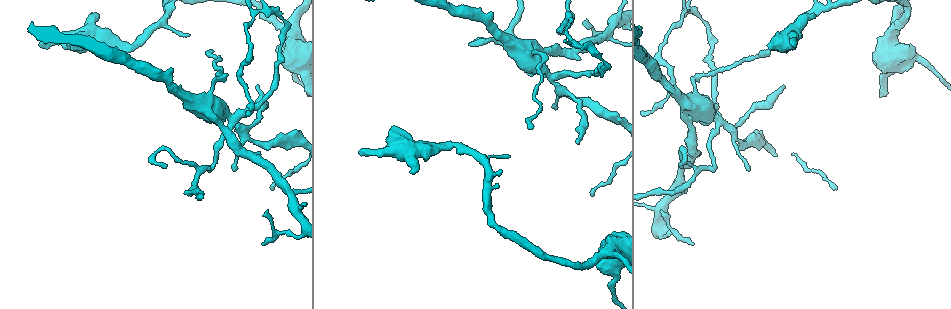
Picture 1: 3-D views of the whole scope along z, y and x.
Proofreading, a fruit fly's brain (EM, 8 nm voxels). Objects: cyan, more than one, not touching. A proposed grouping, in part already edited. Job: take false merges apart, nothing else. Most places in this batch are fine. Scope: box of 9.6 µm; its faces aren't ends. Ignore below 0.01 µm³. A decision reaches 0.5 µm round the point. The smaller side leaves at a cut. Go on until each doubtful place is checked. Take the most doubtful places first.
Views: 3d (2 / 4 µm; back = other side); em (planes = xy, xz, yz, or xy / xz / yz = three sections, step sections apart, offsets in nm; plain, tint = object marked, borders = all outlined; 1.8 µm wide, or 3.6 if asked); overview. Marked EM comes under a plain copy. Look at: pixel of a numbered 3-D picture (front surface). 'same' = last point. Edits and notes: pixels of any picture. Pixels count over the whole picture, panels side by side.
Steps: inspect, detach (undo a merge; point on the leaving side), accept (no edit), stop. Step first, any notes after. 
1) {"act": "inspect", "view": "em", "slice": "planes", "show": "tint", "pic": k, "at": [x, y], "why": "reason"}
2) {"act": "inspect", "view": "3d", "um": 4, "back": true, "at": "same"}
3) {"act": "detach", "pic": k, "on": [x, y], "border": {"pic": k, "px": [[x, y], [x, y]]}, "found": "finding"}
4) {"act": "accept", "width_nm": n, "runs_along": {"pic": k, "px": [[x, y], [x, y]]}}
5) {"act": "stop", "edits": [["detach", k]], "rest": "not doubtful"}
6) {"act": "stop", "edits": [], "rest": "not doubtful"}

{"act": "inspect", "view": "em", "slice": "planes", "show": "tint", "pic": 1, "at": [719, 115], "why": "sharp bend"}

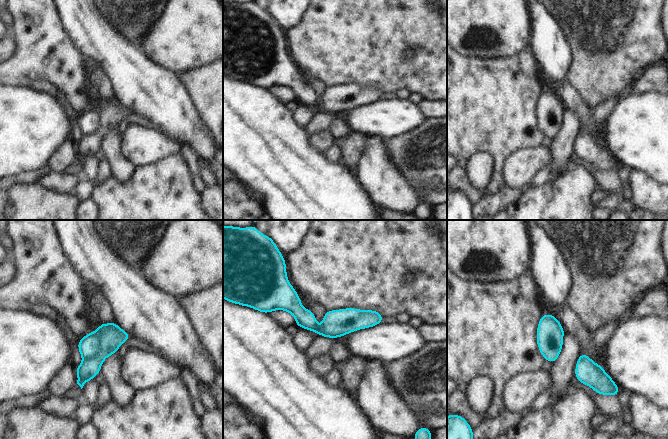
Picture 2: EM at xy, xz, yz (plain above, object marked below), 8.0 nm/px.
{"act": "detach", "pic": 2, "on": [111, 336], "part_leaving": {"pic": 2, "px": [[113, 325], [109, 345], [81, 383]]}, "found": "a second cell is stuck on"}

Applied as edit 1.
{"act": "inspect", "view": "3d", "um": 4, "back": true, "pic": 1, "at": [490, 177]}

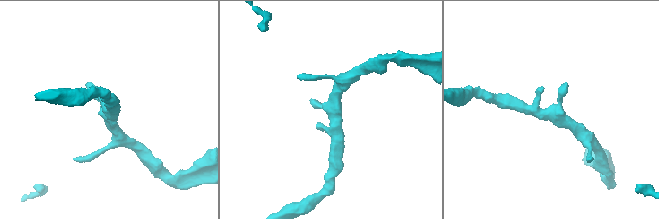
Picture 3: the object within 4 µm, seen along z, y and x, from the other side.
{"act": "inspect", "view": "em", "um": 3.6, "slice": "planes", "show": "tint", "pic": 3, "at": [333, 109]}

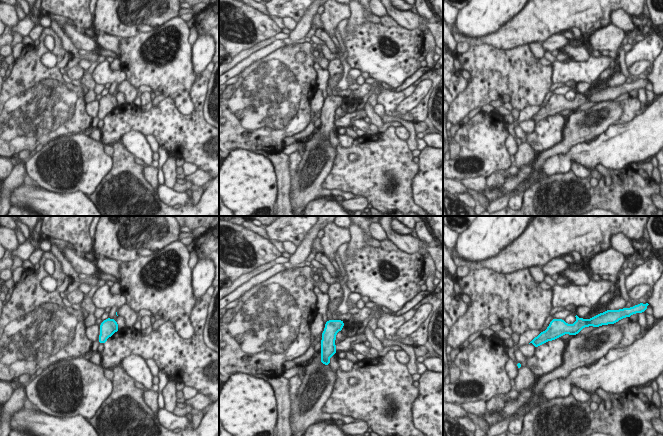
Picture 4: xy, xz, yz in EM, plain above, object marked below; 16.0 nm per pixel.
{"act": "accept", "runs_along": {"pic": 4, "px": [[583, 322], [535, 342]]}, "found": "continuous, no second cell"}

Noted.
{"act": "inspect", "view": "em", "um": 3.6, "slice": "yz", "step": 4, "show": "tint", "pic": 1, "at": [892, 38], "why": "thick turns thin"}

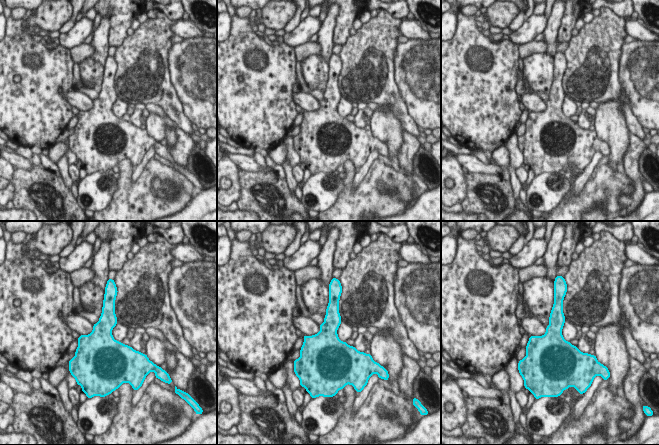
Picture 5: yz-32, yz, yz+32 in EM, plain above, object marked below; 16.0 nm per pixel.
{"act": "inspect", "view": "em", "um": 3.6, "slice": "planes", "show": "tint", "at": "same", "why": "another direction"}

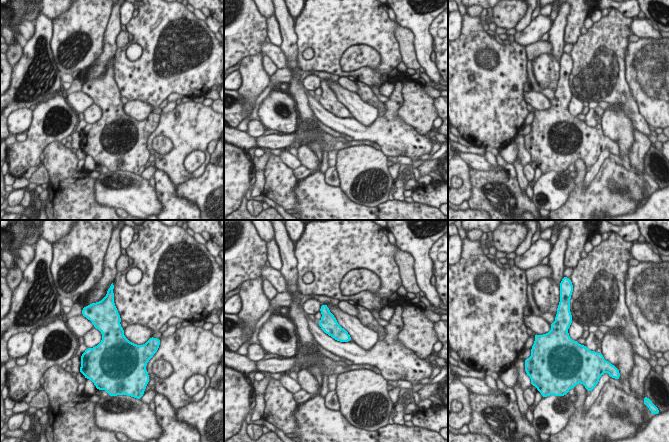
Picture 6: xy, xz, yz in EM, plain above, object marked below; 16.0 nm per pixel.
{"act": "accept", "width_nm": 280, "found": "all the same cell"}

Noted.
{"act": "inspect", "view": "em", "slice": "yz", "step": 8, "show": "tint", "pic": 1, "at": [693, 114], "why": "calibre changes"}

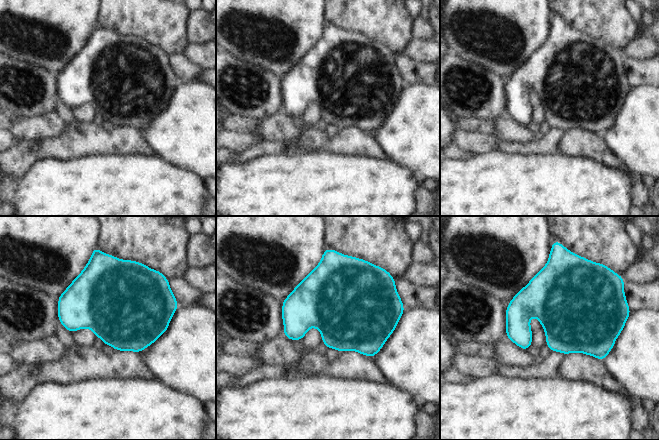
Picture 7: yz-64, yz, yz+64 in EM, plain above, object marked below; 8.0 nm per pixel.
{"act": "accept", "found": "continuous, no second cell"}

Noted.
{"act": "inspect", "view": "em", "slice": "xz", "step": 8, "show": "tint", "pic": 1, "at": [239, 130], "why": "three arms meet"}

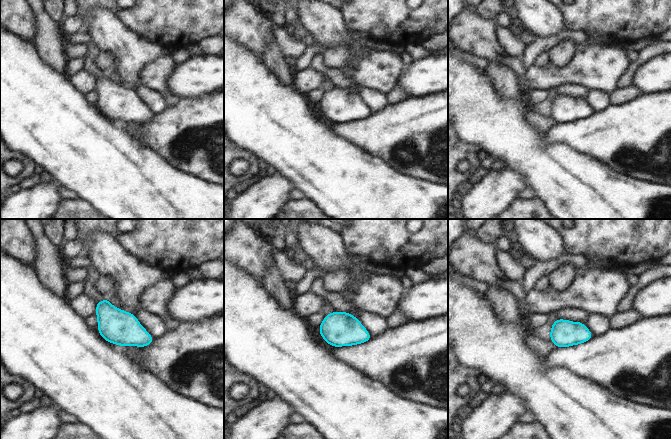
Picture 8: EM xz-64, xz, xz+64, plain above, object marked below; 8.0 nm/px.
{"act": "inspect", "view": "em", "slice": "planes", "show": "tint", "at": "same", "why": "another direction"}

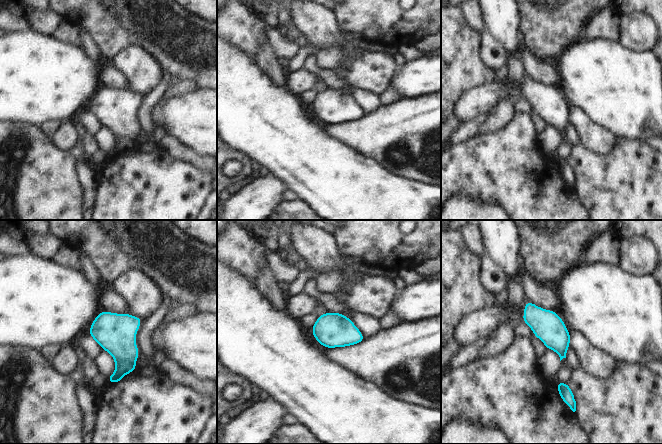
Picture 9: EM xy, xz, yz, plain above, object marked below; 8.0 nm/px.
{"act": "accept", "found": "all the same cell"}

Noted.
{"act": "inspect", "view": "em", "um": 3.6, "slice": "planes", "show": "tint", "pic": 1, "at": [607, 36], "why": "small branch off a trunk"}

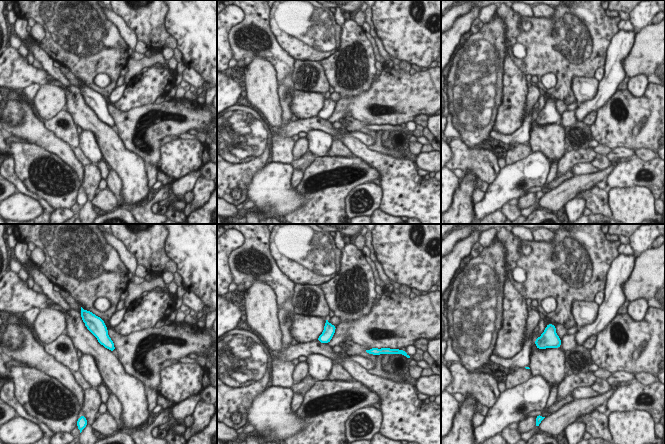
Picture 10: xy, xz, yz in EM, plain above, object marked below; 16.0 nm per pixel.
{"act": "accept", "found": "one cell here"}

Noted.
{"act": "stop", "edits": [["detach", 2]], "rest": "not doubtful"}

